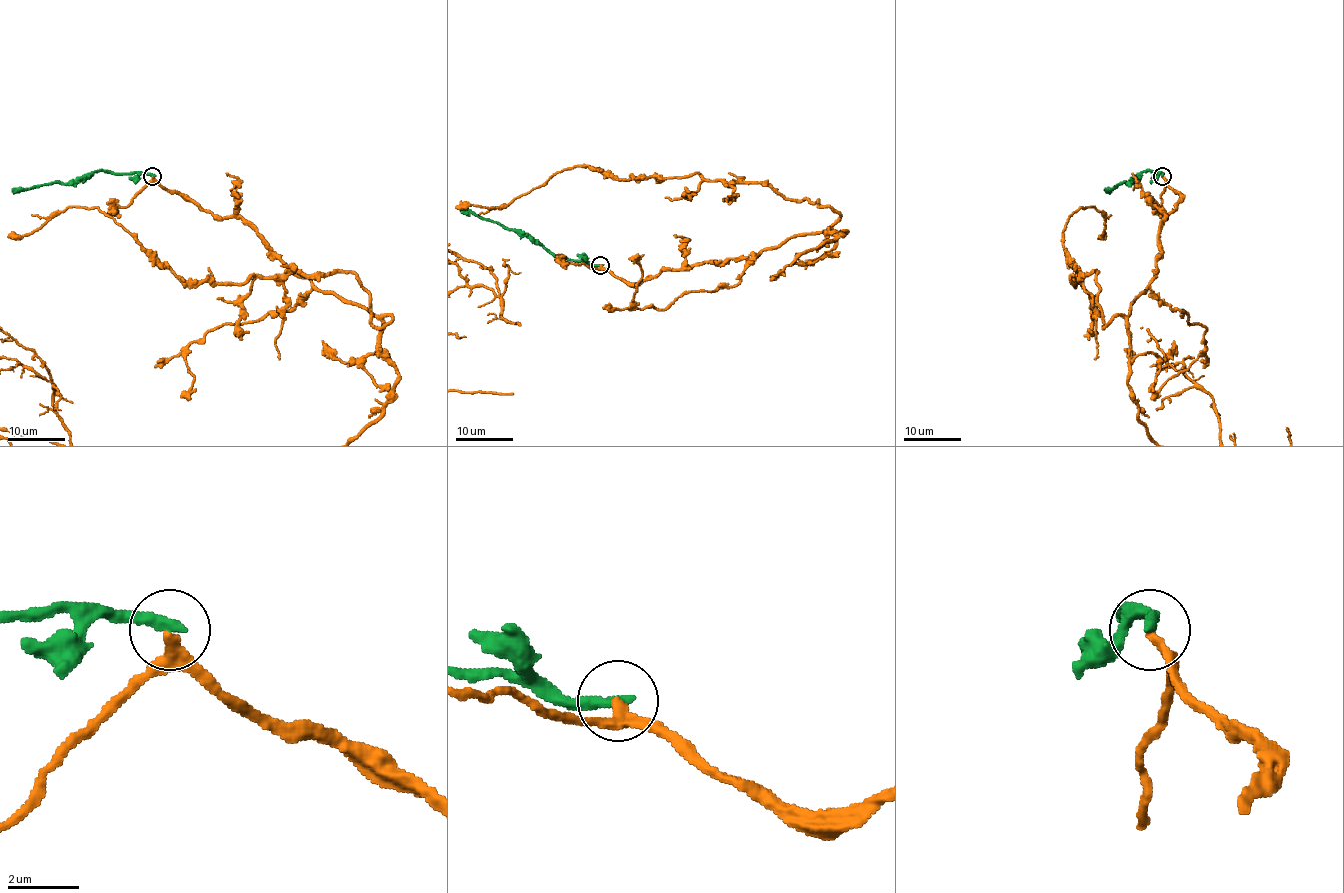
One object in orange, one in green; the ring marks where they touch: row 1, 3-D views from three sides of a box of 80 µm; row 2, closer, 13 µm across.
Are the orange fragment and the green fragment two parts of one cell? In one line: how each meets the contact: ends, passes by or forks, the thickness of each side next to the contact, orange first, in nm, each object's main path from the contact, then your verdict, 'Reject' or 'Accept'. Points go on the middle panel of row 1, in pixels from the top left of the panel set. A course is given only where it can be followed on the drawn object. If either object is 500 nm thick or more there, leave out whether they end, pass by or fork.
At the ring orange ends. At the ring green ends. Thickness 280 nm (orange) against 360 nm. Course of green: (600, 265), (569, 260), (547, 252), (526, 236), (460, 207). Reject

